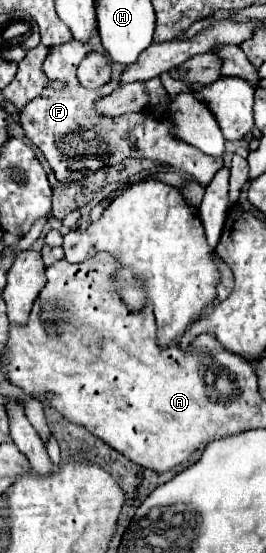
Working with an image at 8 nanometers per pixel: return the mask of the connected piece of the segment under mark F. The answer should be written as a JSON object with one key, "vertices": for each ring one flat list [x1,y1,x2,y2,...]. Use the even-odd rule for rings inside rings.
{"vertices":[[94,30,88,44,72,40,70,44,52,46,48,58,44,60,44,74,50,80,62,80,66,82,64,90,44,88,40,96,30,100,20,110,22,128,32,144,40,148,44,158,48,160,52,172,56,174,56,180,62,184,72,184,82,178,86,178,86,172,96,172,106,166,122,164,126,158,138,158,138,160,160,160,176,170,186,172,188,176,196,178,202,186,208,186,214,174,222,168,222,158,210,158,208,154,202,154,198,148,178,140,176,128,170,118,156,116,152,110,140,110,140,112,128,112,116,118,102,116,96,112,96,102,110,92,114,92,120,86,120,74,124,72,122,64,112,64,112,80,102,86,100,90,86,90,78,78,76,68,80,60,92,50,102,50,102,42,98,36,98,30]]}

